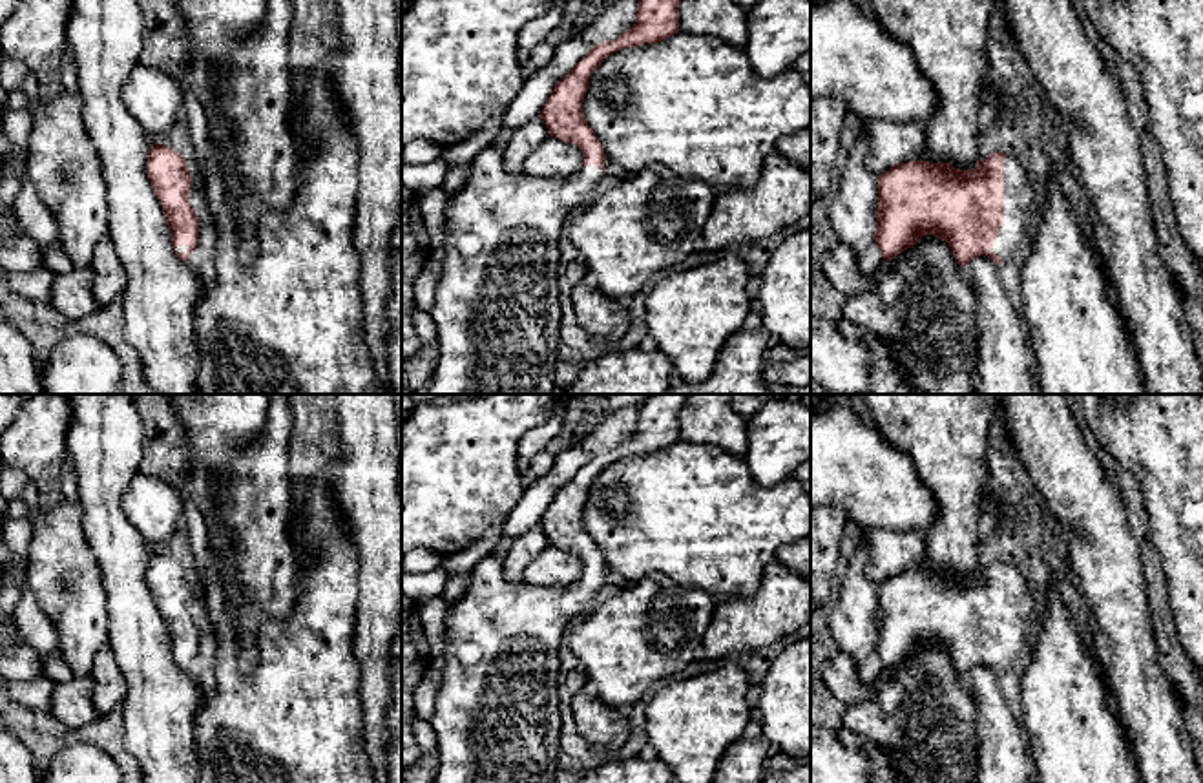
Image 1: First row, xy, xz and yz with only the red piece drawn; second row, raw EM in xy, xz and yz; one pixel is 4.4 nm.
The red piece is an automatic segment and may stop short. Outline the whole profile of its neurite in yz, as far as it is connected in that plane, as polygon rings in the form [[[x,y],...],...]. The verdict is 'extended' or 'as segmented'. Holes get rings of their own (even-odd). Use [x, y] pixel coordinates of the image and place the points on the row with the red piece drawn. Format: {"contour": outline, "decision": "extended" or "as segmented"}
{"contour": [[[1002,151],[980,159],[971,170],[957,170],[949,162],[900,162],[878,175],[874,243],[891,261],[922,237],[936,235],[949,245],[960,266],[977,256],[989,256],[999,265],[1028,250],[1039,206],[1041,193],[1028,172]]], "decision": "extended"}

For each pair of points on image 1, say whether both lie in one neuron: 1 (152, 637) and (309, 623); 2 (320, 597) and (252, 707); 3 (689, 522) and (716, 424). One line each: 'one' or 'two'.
1: two
2: one
3: two

